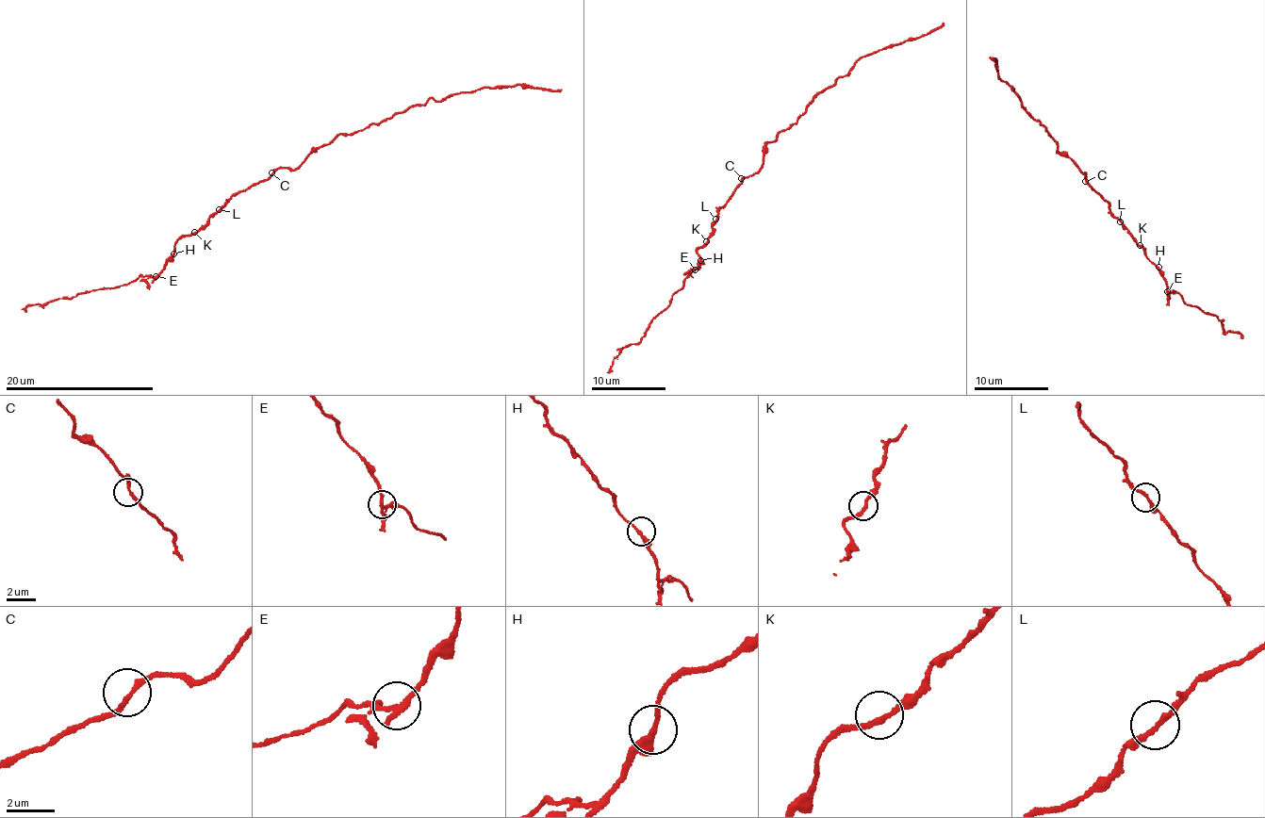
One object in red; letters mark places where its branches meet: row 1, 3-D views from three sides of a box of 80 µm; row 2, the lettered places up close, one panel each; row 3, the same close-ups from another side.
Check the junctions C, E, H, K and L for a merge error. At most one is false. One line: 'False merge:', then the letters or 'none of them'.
False merge: E

